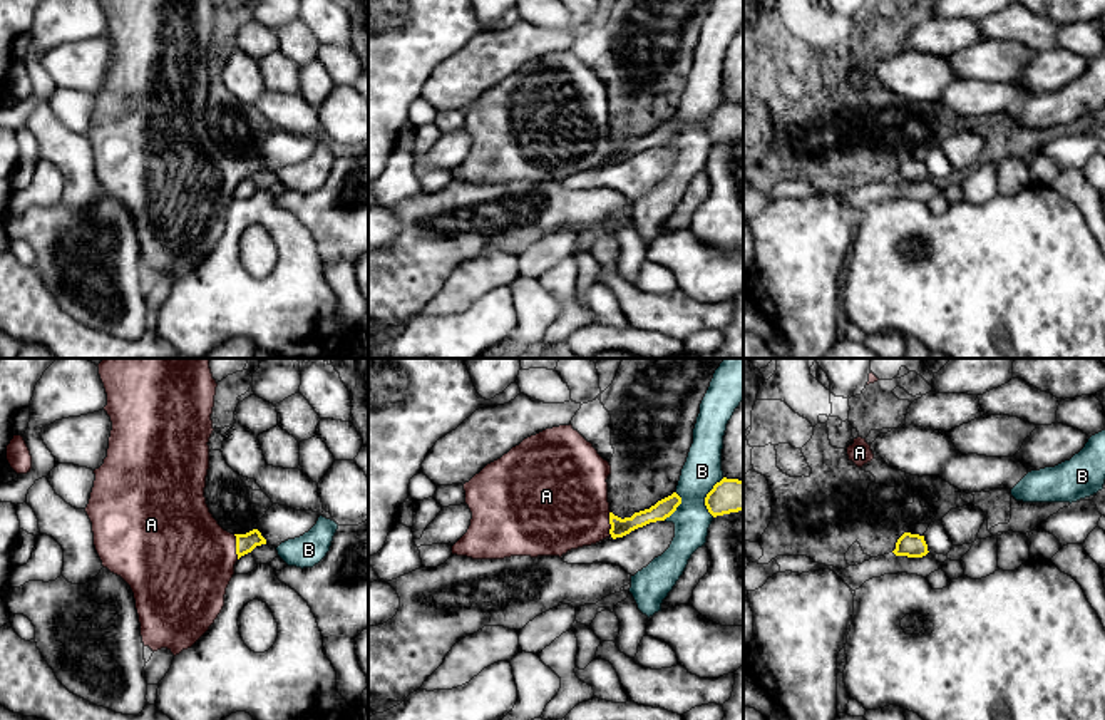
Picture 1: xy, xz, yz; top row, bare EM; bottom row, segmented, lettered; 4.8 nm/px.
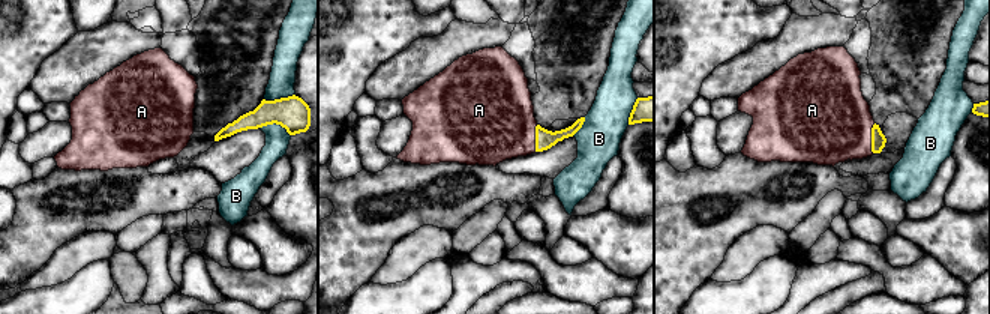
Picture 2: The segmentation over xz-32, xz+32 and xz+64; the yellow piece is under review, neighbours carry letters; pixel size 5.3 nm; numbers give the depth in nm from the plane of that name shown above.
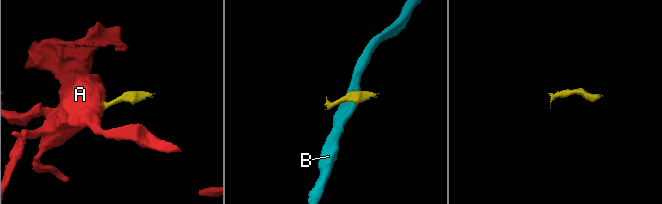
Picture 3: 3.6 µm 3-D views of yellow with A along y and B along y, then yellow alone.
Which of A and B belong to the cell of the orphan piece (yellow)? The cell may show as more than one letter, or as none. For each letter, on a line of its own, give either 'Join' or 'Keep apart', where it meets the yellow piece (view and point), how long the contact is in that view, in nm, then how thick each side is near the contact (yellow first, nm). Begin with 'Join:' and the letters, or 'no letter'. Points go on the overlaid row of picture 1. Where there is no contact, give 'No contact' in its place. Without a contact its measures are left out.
Join: A
A: Join. Touches yellow at xy (236, 546). Shared border 120 nm. Thickness 100 nm (yellow) against 460 nm
B: Keep apart. Touches yellow at xz (707, 496). Shared border 200 nm. Thickness 160 nm (yellow) against 180 nm

